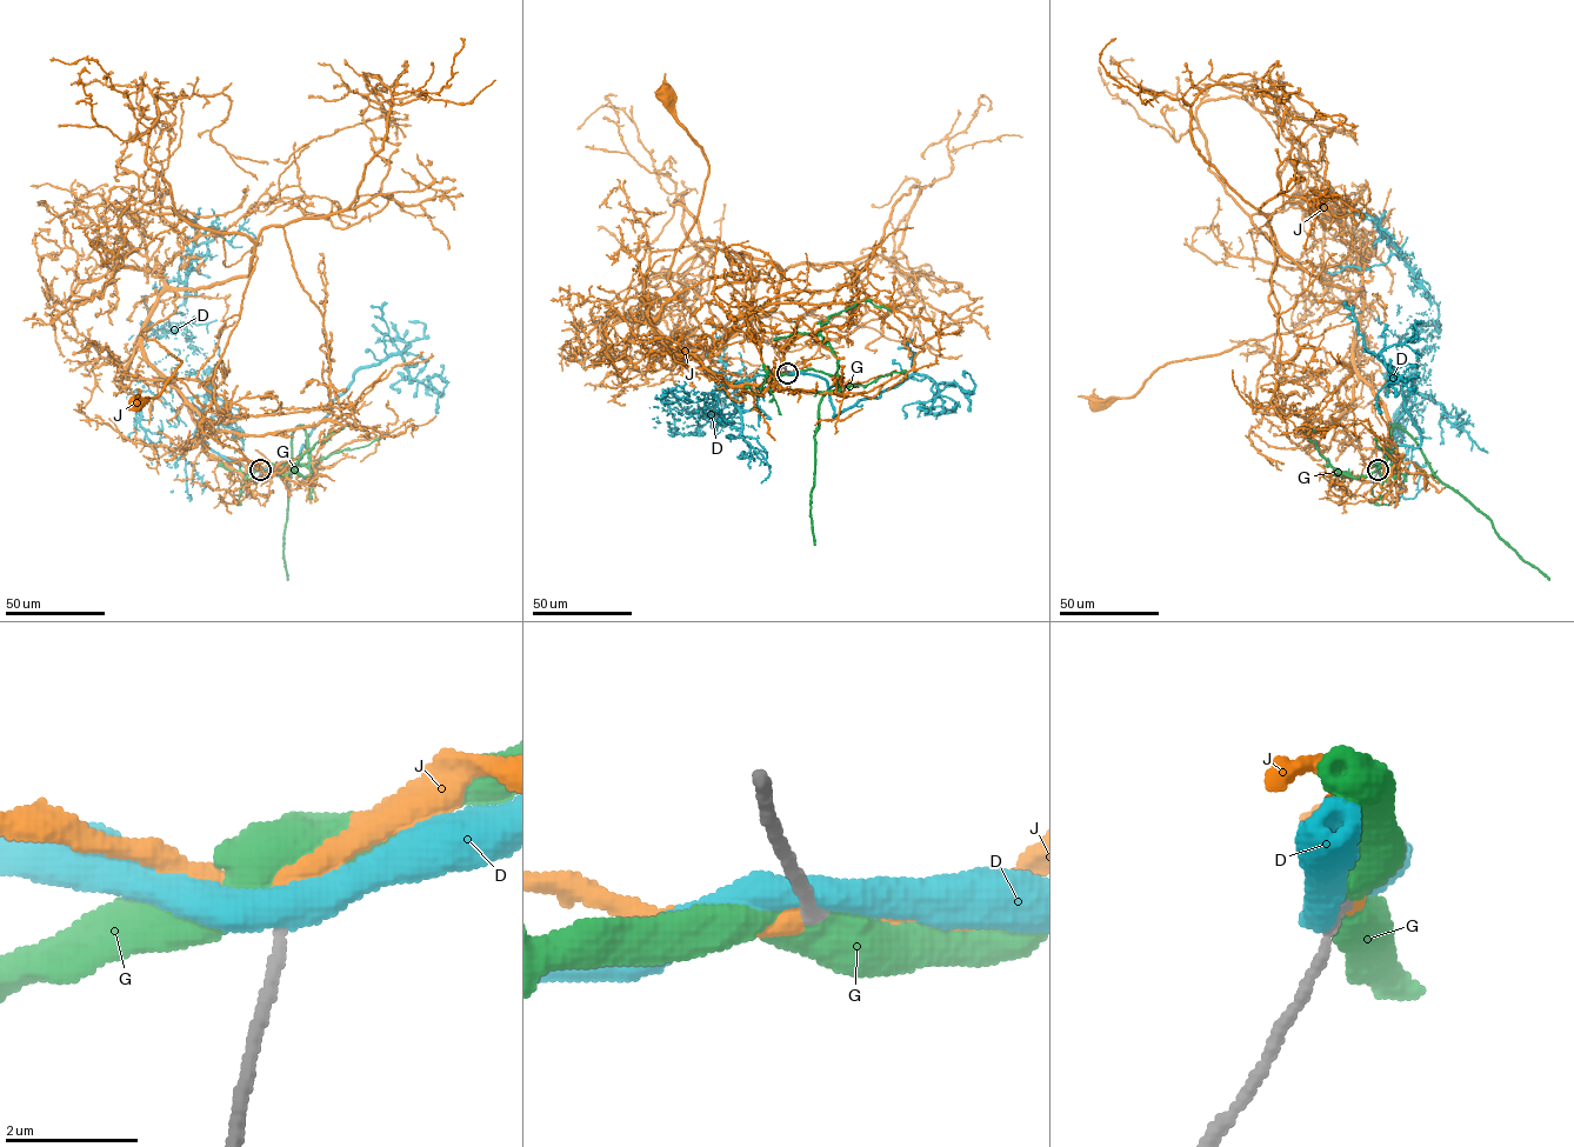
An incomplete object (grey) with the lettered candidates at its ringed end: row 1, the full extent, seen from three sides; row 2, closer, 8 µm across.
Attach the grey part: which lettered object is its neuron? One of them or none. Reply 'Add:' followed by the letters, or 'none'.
Add: G

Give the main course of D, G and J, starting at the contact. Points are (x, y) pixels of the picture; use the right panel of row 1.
D: (1378, 469), (1415, 365), (1433, 354), (1394, 415), (1388, 457), (1396, 467), (1412, 448), (1402, 497), (1414, 498)
G: (1378, 469), (1374, 464), (1386, 459), (1391, 429), (1399, 426), (1432, 472), (1481, 512), (1494, 531), (1549, 580)
J: (1378, 469), (1389, 458), (1391, 424), (1353, 358), (1362, 291), (1292, 331), (1166, 362), (1133, 397), (1095, 404)

